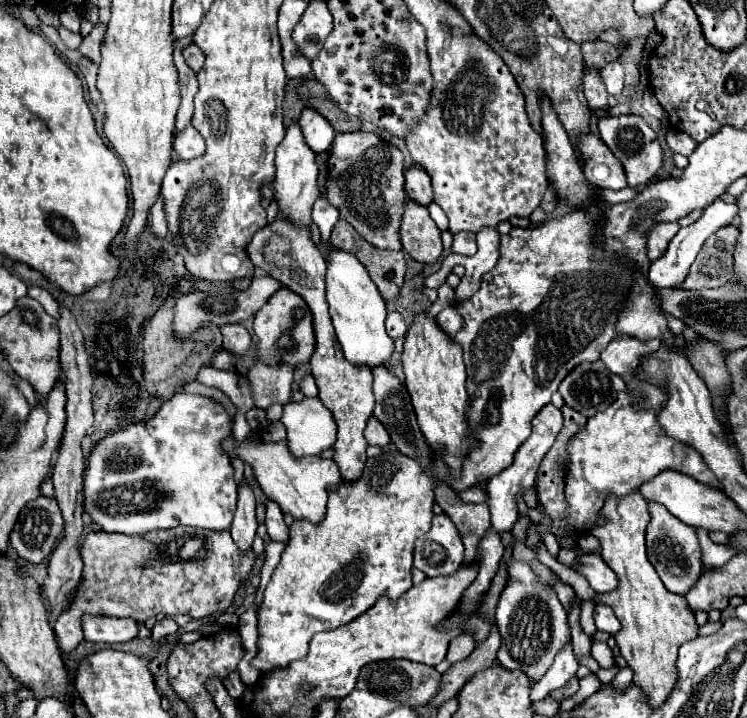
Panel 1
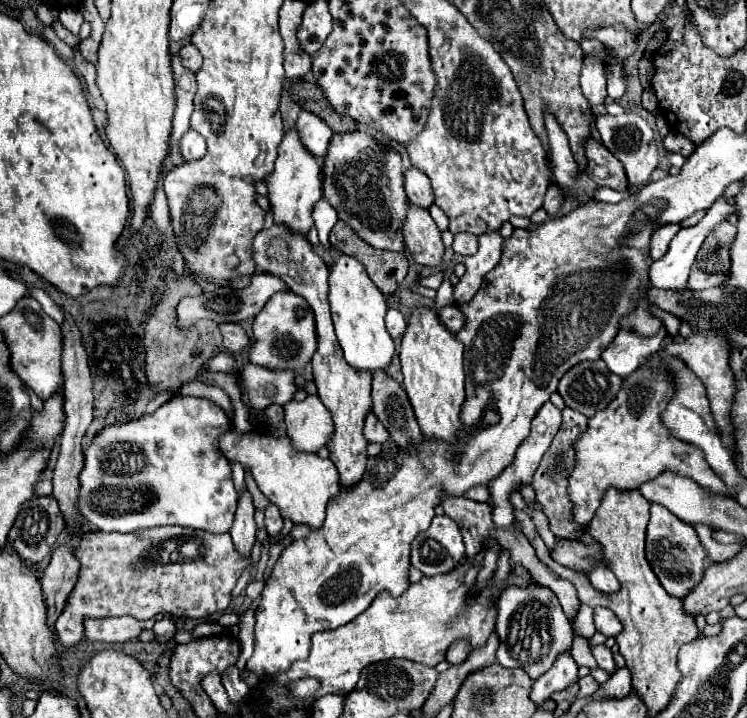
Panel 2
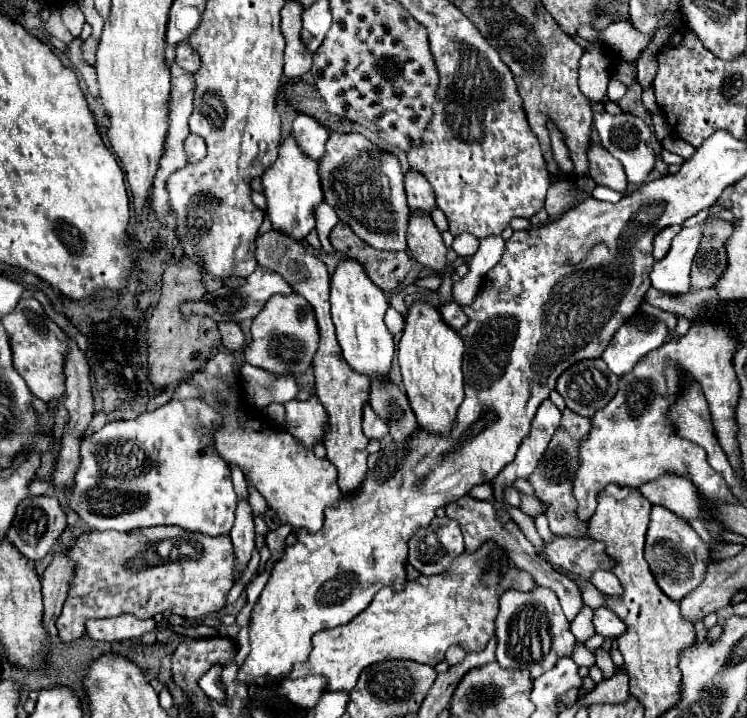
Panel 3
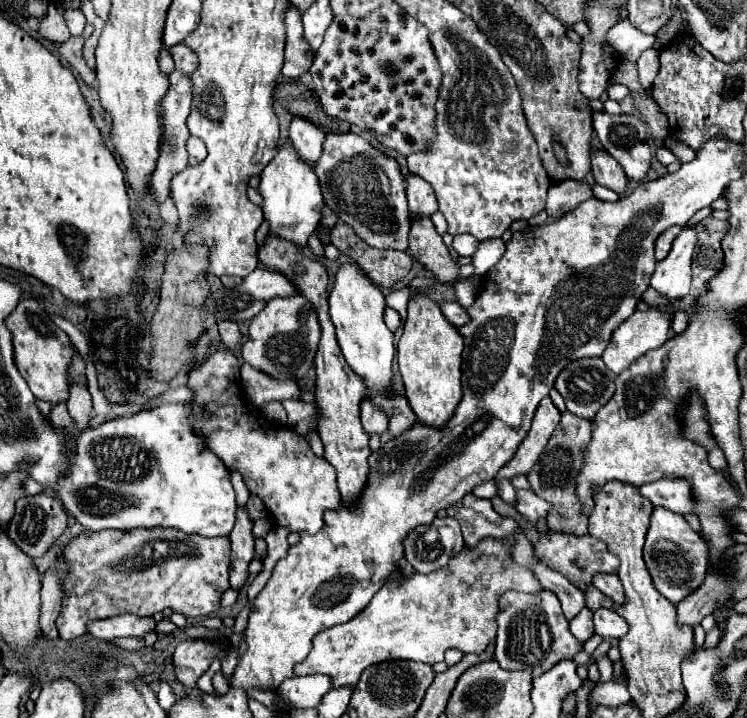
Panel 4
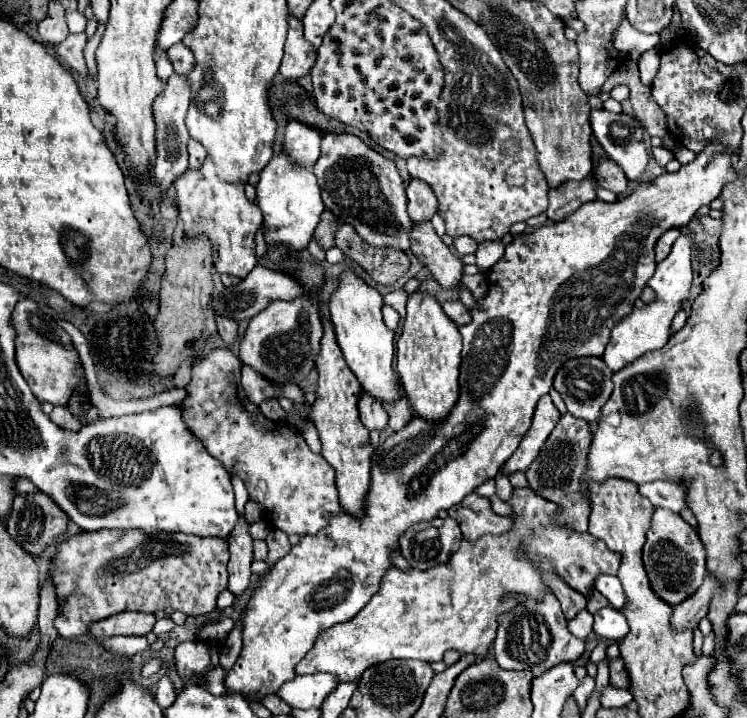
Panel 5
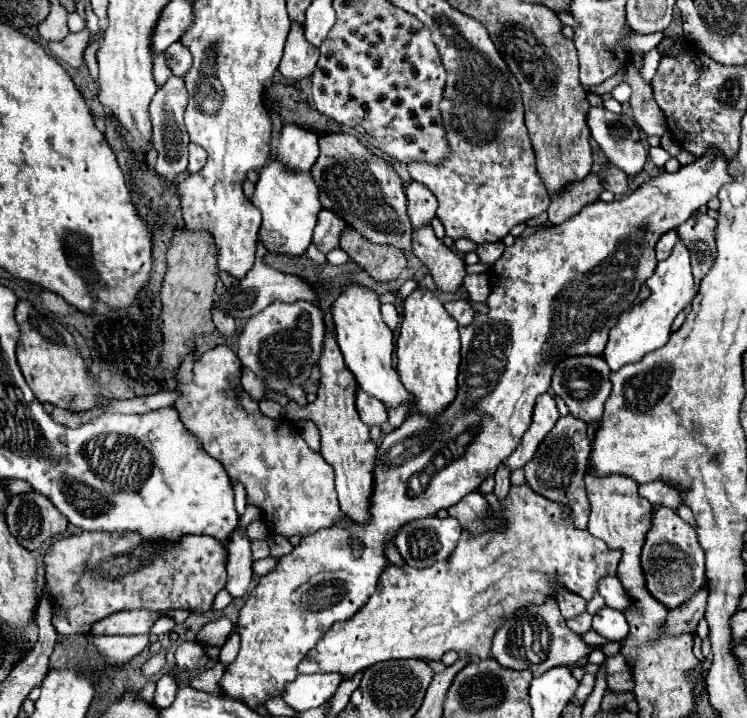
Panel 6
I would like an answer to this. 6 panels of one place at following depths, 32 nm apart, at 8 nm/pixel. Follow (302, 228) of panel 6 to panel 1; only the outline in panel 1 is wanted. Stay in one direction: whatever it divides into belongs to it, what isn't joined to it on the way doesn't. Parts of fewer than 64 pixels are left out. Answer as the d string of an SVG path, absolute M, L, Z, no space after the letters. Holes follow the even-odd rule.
M294 120L286 130L284 140L276 148L276 180L272 184L272 190L276 192L276 198L278 198L278 212L290 218L298 226L312 224L310 210L314 200L320 196L316 178L318 178L316 154L312 152L312 148L304 144L304 134L300 134L300 124L298 120Z

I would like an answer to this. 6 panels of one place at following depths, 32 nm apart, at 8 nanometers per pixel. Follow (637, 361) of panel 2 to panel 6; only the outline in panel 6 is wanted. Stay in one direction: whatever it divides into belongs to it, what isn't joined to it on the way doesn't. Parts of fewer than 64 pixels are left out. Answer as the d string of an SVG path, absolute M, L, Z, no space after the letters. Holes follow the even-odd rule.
M684 240L676 242L676 248L672 250L672 254L664 262L658 262L654 276L648 278L646 284L652 290L652 296L648 300L644 300L640 306L634 306L630 312L622 314L618 318L616 326L610 330L610 338L608 338L608 344L606 344L606 350L604 350L604 360L610 366L610 370L618 370L618 368L622 368L622 366L626 366L626 364L630 364L634 360L640 360L646 352L652 352L652 350L664 346L668 342L668 336L670 336L672 320L692 300L692 296L694 296L694 280L692 280L692 270L690 270L690 252L688 252L688 246L684 244Z

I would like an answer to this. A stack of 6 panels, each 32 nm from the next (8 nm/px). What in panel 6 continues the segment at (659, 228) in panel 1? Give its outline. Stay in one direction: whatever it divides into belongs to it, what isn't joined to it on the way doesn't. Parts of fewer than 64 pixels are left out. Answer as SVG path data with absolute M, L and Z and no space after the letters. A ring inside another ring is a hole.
M674 230L666 232L666 234L658 240L658 244L656 244L656 260L658 260L658 262L670 256L676 240L678 240L678 232L674 232Z

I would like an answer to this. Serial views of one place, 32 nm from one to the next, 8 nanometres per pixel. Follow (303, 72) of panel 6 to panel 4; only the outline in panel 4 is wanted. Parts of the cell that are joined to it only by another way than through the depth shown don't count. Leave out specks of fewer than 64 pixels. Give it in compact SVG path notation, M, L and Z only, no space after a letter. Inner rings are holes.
M288 6L284 12L284 28L286 28L286 56L282 74L286 78L300 78L310 70L314 52L302 38L302 20L300 12L294 6Z

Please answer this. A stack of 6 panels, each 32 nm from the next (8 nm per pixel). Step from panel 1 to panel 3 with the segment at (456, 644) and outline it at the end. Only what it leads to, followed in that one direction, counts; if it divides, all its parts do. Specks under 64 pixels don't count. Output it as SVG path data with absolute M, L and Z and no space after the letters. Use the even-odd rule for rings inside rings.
M452 646L445 653L445 661L450 665L459 664L466 656L466 650L462 646Z

